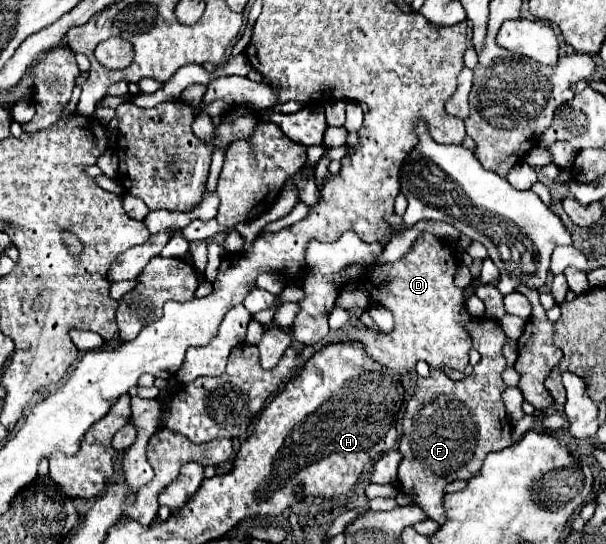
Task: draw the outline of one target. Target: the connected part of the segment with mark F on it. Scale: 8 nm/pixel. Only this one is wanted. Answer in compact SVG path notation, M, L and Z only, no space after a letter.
M495 319L467 321L465 331L473 339L473 349L481 353L481 361L473 367L473 373L461 381L451 381L437 369L433 369L429 377L417 377L415 393L407 403L407 411L401 423L401 487L405 493L411 493L415 497L415 503L419 503L429 519L437 521L439 525L443 525L447 519L447 513L443 509L445 485L455 479L471 479L471 475L475 477L487 453L501 451L513 445L511 423L507 423L509 419L501 397L501 393L505 391L501 373L507 367L503 357L505 333Z

